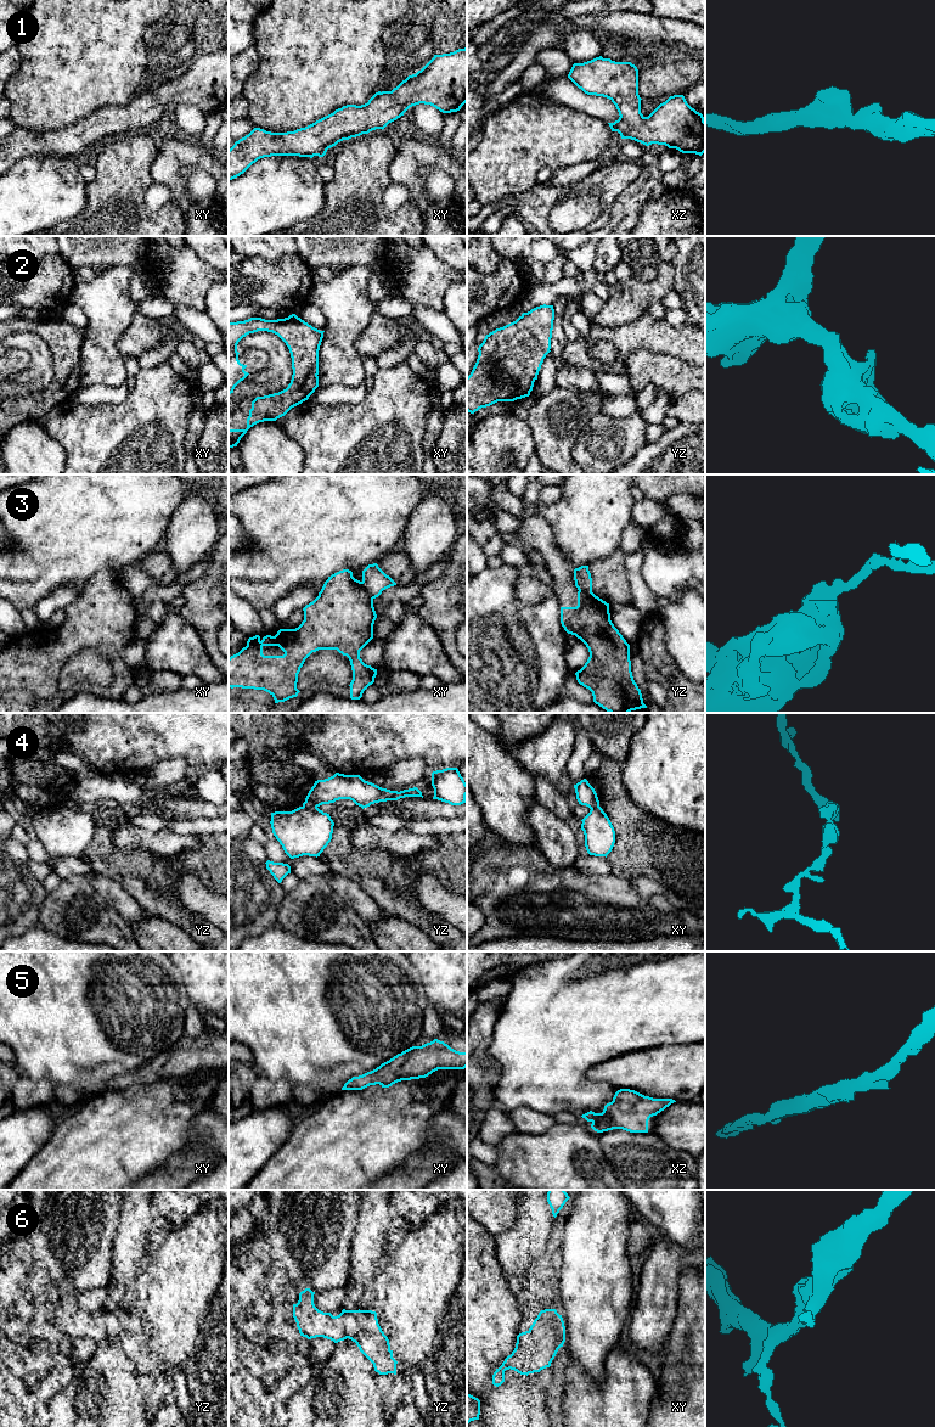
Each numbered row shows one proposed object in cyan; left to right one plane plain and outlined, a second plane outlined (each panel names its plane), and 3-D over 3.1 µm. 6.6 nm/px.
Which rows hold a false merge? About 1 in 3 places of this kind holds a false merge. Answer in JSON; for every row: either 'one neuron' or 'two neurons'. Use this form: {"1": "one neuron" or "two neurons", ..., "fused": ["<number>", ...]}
{"1": "one neuron", "2": "one neuron", "3": "two neurons", "4": "two neurons", "5": "one neuron", "6": "one neuron", "fused": ["3", "4"]}

